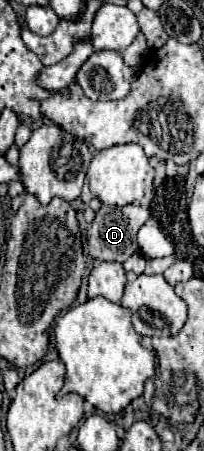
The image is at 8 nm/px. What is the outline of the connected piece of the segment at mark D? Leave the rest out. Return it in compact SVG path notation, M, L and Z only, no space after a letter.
M127 204L123 208L101 206L87 232L89 254L95 260L125 262L133 252L137 252L137 230L149 218L151 212L139 204Z

